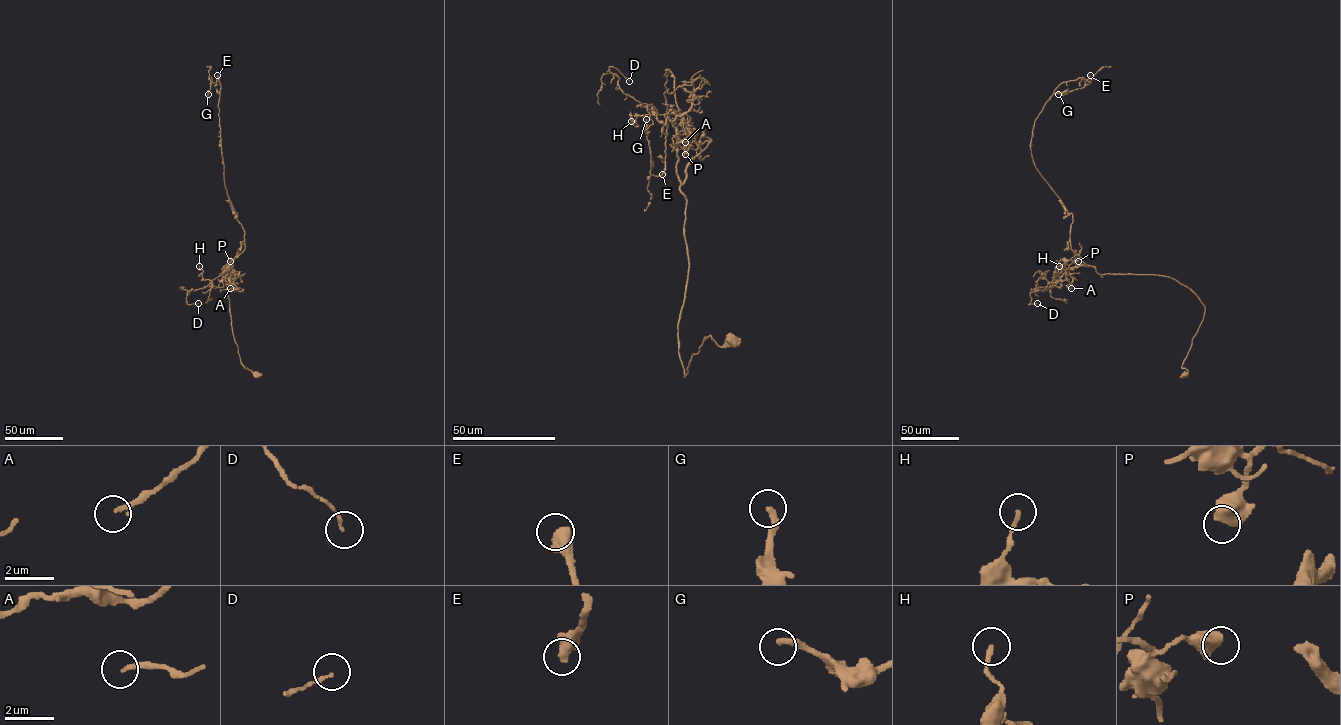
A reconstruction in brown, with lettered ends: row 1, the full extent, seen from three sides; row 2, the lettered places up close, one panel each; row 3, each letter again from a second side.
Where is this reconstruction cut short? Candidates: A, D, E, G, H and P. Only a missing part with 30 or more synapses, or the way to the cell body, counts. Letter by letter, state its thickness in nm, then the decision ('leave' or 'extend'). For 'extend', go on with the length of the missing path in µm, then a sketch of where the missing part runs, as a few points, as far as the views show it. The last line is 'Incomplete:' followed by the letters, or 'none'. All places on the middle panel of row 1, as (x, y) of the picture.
A: calibre 190 nm; leave
D: calibre 110 nm; leave
E: calibre 550 nm; extend; missing 30 µm; course (662, 174), (658, 199), (666, 207)
G: calibre 240 nm; extend; missing 60 µm; course (646, 119), (649, 86), (646, 80)
H: calibre 170 nm; leave
P: calibre 700 nm; leave
Incomplete: E, G

